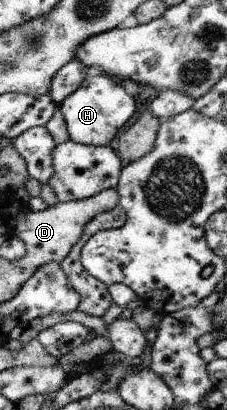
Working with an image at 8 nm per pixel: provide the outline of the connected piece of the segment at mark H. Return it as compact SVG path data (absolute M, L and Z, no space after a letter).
M104 75L86 77L76 92L61 104L70 140L90 146L108 146L135 110L134 92Z

